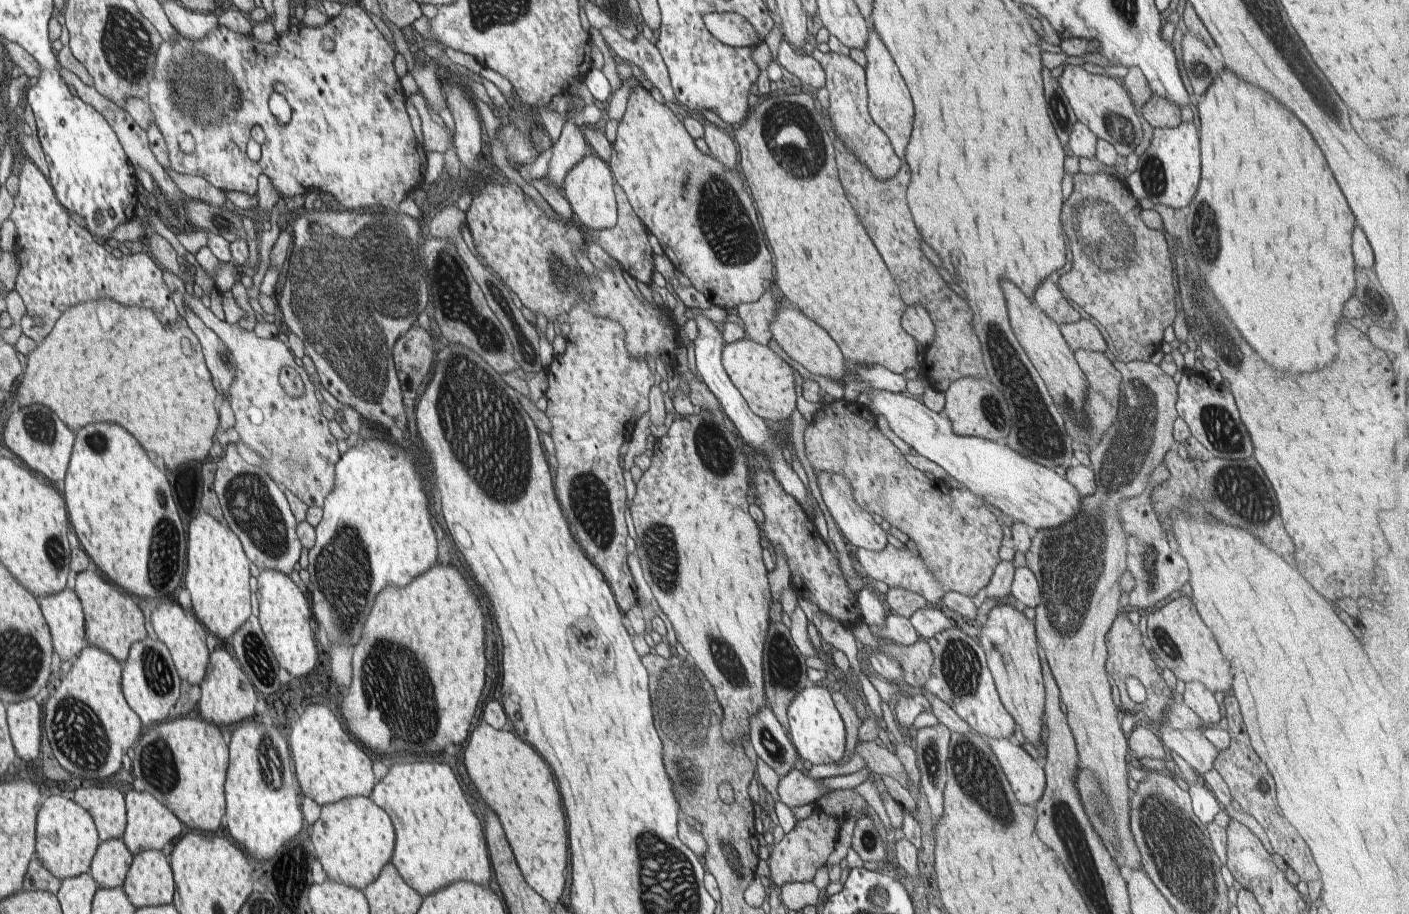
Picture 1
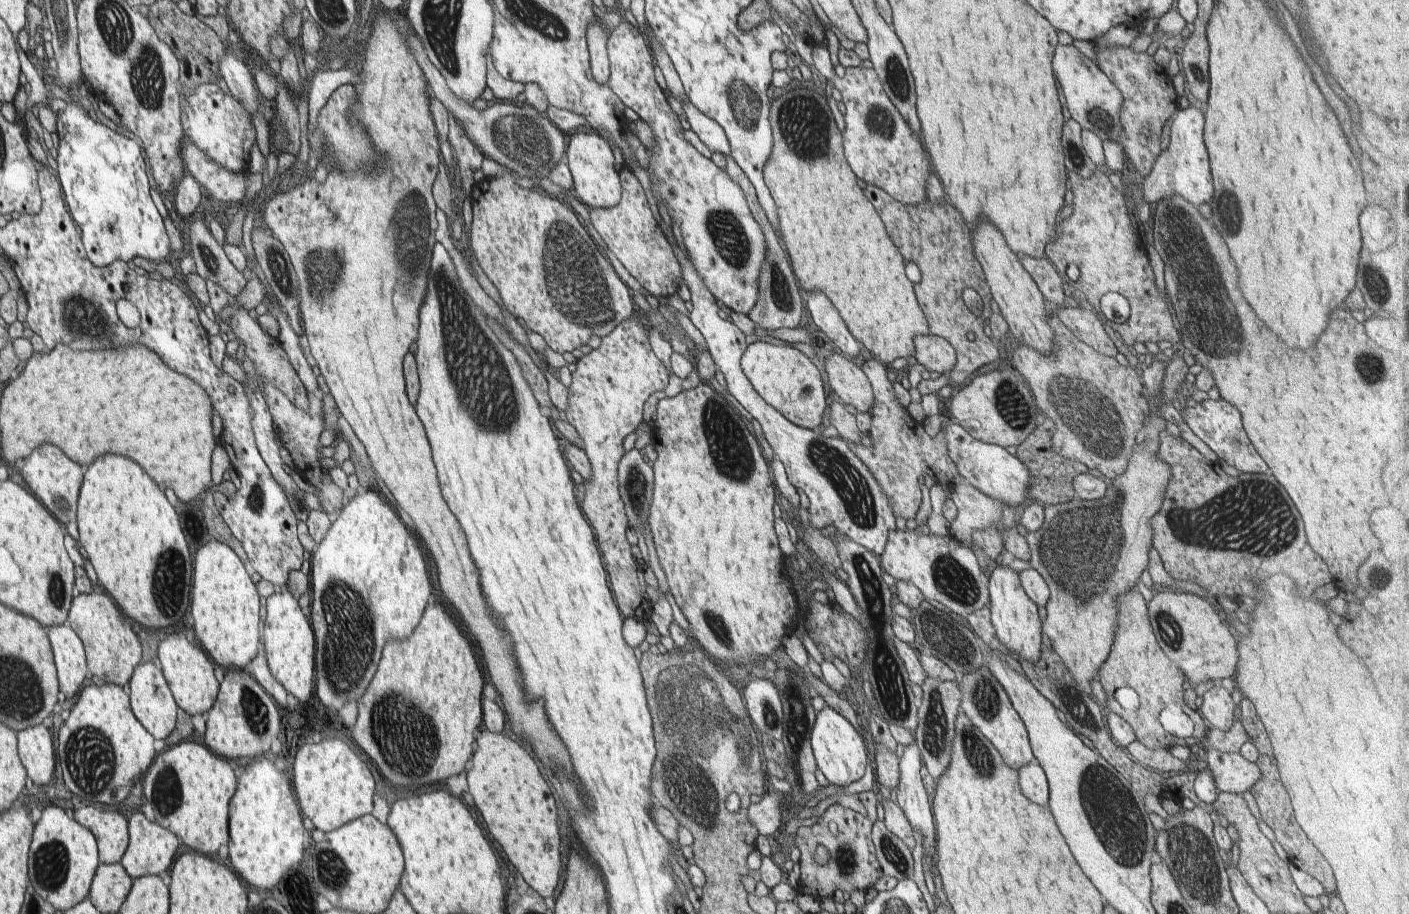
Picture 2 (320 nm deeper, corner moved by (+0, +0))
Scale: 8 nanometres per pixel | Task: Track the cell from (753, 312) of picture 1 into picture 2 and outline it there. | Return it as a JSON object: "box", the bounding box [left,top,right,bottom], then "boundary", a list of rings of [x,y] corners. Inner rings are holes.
{"box":[726,155,804,331],"boundary":[[[728,155],[726,157],[727,167],[726,172],[730,175],[730,178],[740,185],[740,188],[744,191],[748,206],[753,214],[754,220],[761,226],[762,232],[766,241],[766,254],[764,262],[761,266],[759,274],[759,293],[756,304],[752,307],[752,310],[747,314],[758,327],[767,329],[768,331],[777,331],[778,329],[793,329],[801,325],[802,310],[804,310],[804,303],[802,297],[799,295],[799,282],[796,280],[793,270],[791,268],[791,262],[787,252],[782,249],[776,231],[772,228],[762,205],[759,203],[754,185],[750,182],[750,179],[746,176],[746,173],[738,166],[738,163]]]}

